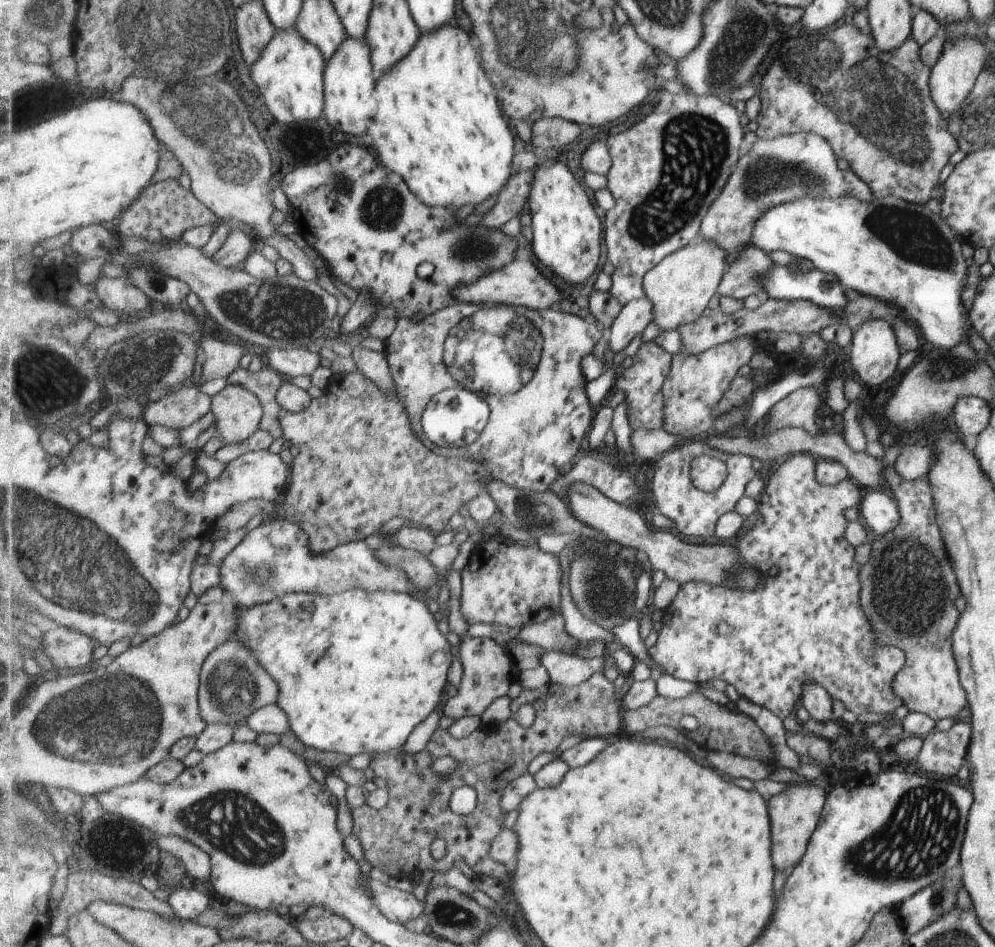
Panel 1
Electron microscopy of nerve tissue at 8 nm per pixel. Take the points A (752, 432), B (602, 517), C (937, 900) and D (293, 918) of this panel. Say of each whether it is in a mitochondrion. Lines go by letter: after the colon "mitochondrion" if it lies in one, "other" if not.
A: other
B: other
C: mitochondrion
D: other

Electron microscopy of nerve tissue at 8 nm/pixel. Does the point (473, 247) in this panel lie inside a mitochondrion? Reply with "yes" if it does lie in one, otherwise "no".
yes

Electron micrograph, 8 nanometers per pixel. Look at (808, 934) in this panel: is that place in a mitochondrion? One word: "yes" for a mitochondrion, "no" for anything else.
no

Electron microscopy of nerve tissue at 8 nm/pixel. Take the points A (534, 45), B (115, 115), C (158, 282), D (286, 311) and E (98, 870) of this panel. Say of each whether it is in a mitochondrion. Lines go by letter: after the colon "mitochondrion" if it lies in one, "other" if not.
A: mitochondrion
B: other
C: mitochondrion
D: mitochondrion
E: other

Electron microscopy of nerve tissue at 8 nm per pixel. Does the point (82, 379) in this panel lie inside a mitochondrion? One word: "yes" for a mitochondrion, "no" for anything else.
yes

